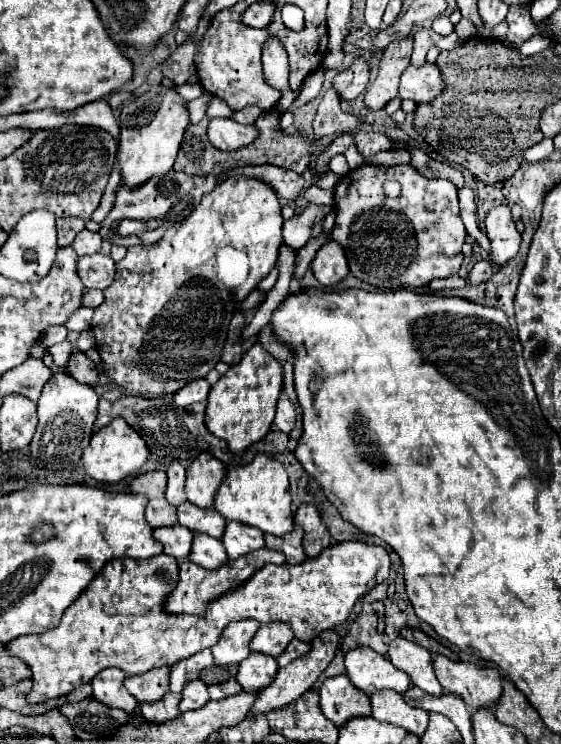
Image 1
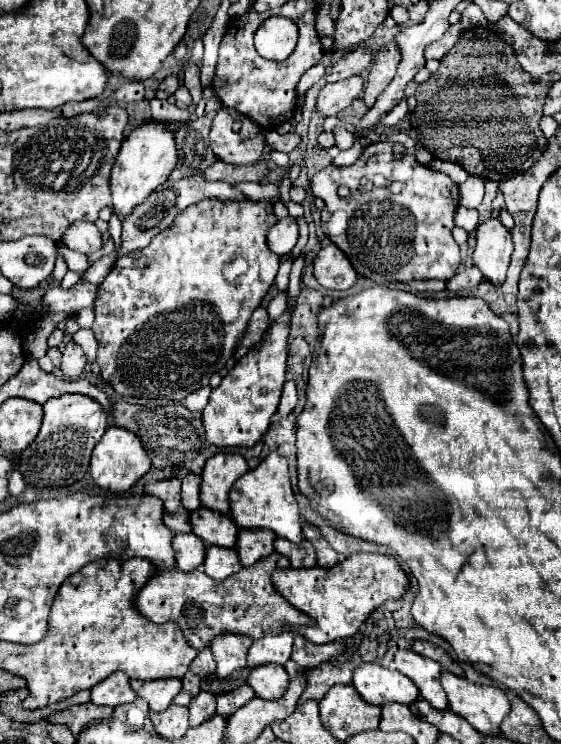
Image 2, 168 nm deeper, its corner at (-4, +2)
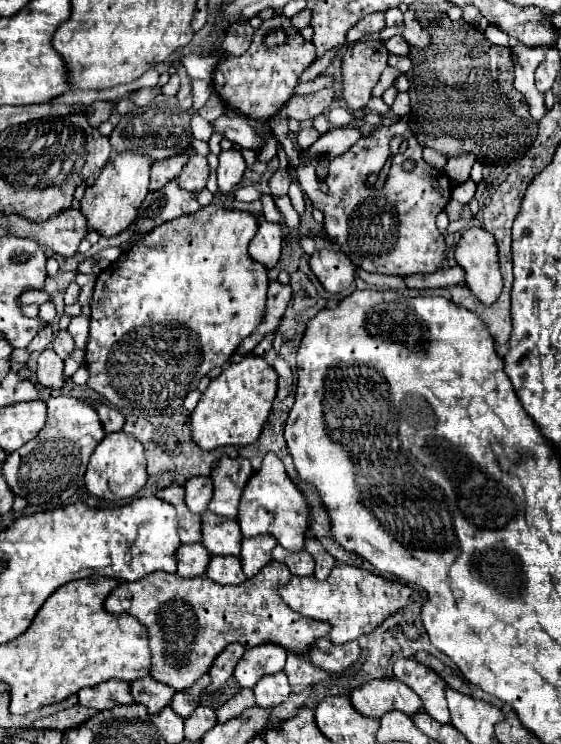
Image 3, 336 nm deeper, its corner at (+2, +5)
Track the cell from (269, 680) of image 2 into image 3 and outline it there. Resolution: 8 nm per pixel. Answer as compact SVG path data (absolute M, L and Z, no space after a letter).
M284 672L272 674L268 678L262 678L256 686L254 686L254 694L256 694L256 704L260 708L274 708L282 702L288 700L290 696L290 684Z

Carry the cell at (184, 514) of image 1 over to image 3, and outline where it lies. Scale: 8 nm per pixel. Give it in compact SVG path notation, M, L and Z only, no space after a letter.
M202 514L202 544L212 556L238 556L242 532L234 518L222 518L218 514Z

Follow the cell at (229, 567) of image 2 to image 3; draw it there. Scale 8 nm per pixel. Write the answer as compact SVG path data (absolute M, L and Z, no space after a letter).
M212 556L206 576L222 586L238 586L246 580L246 576L242 574L240 558L236 556Z

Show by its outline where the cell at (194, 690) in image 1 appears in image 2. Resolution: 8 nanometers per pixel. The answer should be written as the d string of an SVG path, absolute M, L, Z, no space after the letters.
M200 691L196 697L192 697L192 703L190 703L190 725L196 727L204 723L214 711L216 711L214 693Z

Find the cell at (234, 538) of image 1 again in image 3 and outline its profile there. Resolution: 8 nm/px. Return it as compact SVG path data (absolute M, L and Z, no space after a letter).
M262 536L262 538L244 538L242 540L242 568L244 574L248 578L252 578L254 574L258 574L258 570L262 570L262 566L266 566L272 560L272 550L278 542L270 536Z

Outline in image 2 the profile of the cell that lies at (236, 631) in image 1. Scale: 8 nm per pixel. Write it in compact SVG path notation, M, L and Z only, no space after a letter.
M224 633L224 637L216 637L216 641L212 641L212 645L210 645L214 659L218 663L216 677L224 679L232 671L248 667L246 653L248 653L250 645L252 645L250 637L240 637L236 633Z

